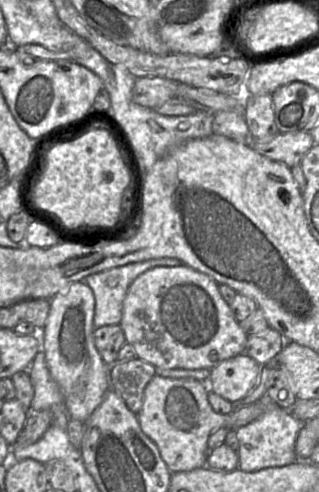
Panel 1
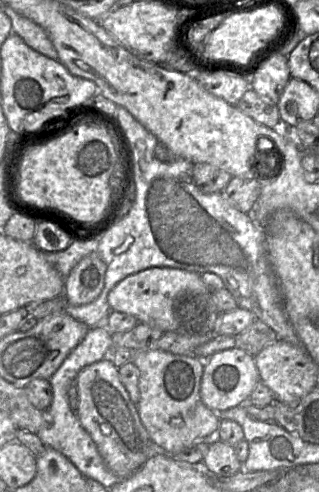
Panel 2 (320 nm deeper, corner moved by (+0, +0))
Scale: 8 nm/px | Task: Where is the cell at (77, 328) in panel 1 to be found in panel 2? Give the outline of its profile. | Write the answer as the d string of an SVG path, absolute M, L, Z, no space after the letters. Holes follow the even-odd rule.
M97 251L84 257L64 281L63 296L73 306L95 301L104 287L107 266Z

